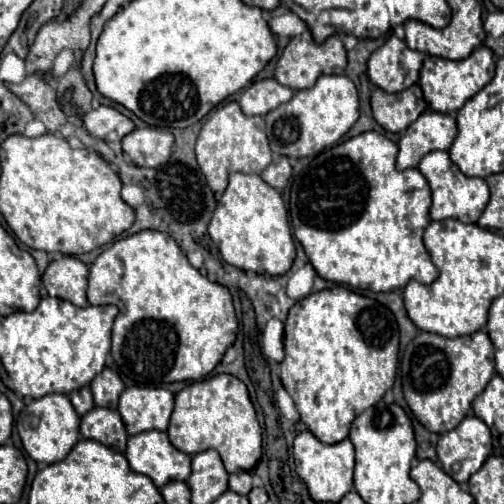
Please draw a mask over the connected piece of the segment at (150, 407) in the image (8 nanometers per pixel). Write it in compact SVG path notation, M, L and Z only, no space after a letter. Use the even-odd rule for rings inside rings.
M127 388L119 398L119 414L127 434L167 430L173 412L173 394L165 388Z

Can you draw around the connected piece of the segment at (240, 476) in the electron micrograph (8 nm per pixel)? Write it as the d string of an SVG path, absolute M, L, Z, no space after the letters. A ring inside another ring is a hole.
M235 472L229 476L229 488L239 494L249 494L251 490L251 474L249 472Z

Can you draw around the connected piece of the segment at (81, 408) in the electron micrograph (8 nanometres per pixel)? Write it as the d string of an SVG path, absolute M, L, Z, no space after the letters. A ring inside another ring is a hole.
M83 386L83 388L79 388L79 390L73 390L71 394L69 394L69 400L71 400L71 404L73 404L73 408L75 408L75 412L79 414L79 416L83 416L85 412L89 412L95 404L93 404L93 394L91 394L91 390L89 390L89 386Z

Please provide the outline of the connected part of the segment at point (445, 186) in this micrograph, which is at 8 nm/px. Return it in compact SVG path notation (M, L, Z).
M433 150L427 156L423 156L423 160L419 162L419 170L427 178L427 182L431 186L431 194L433 194L431 220L455 218L463 224L473 224L479 220L481 212L485 210L485 206L489 202L489 186L483 178L465 176L455 164L453 164L453 172L451 172L451 164L453 162L449 158L449 152L445 152L445 150Z

